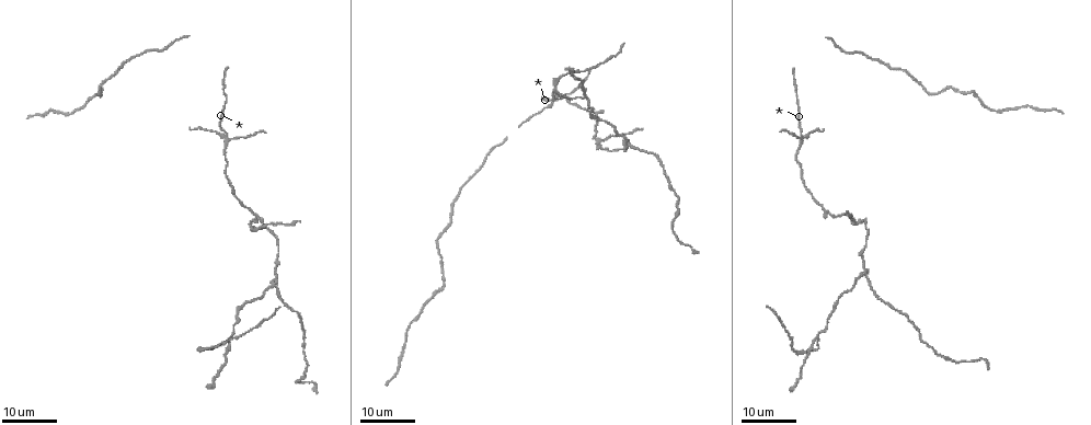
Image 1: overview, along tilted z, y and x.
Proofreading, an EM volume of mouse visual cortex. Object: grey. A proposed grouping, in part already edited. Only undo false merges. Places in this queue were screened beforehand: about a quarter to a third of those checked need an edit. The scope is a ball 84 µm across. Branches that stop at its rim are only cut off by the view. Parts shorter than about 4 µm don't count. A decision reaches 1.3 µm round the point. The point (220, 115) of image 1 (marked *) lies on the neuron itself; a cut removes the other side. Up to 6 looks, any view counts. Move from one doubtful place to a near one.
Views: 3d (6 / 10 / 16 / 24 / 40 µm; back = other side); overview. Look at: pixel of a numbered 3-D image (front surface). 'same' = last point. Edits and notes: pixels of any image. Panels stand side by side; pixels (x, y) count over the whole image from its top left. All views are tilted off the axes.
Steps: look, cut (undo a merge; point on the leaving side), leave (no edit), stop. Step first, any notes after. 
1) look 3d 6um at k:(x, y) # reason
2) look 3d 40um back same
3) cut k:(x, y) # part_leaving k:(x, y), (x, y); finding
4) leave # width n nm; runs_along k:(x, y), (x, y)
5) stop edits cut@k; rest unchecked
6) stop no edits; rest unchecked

look 3d 24um at 1:(229, 138) # a fork

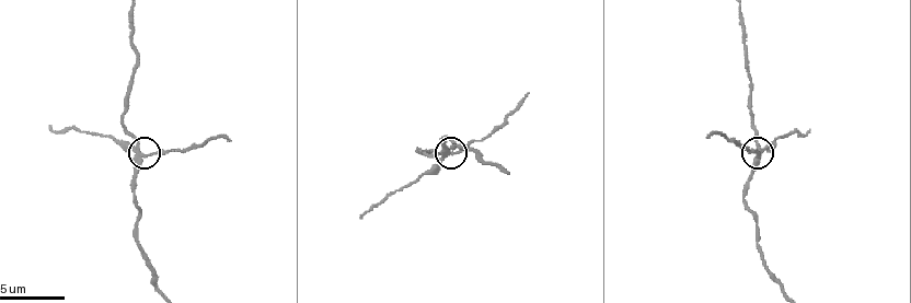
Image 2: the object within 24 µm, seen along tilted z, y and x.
look 3d 10um at 2:(146, 157)

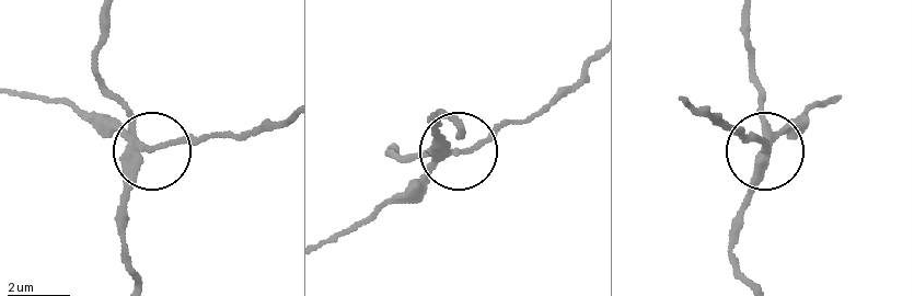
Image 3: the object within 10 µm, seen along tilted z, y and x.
look 3d 6um at 3:(457, 149)

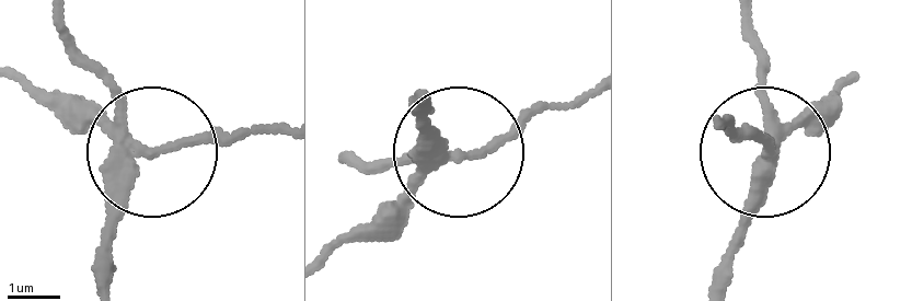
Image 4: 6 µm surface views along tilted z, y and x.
cut 4:(400, 236) # arms 3; part_leaving 4:(428, 171), (334, 240); a second neuron is stuck on

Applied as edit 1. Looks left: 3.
look overview

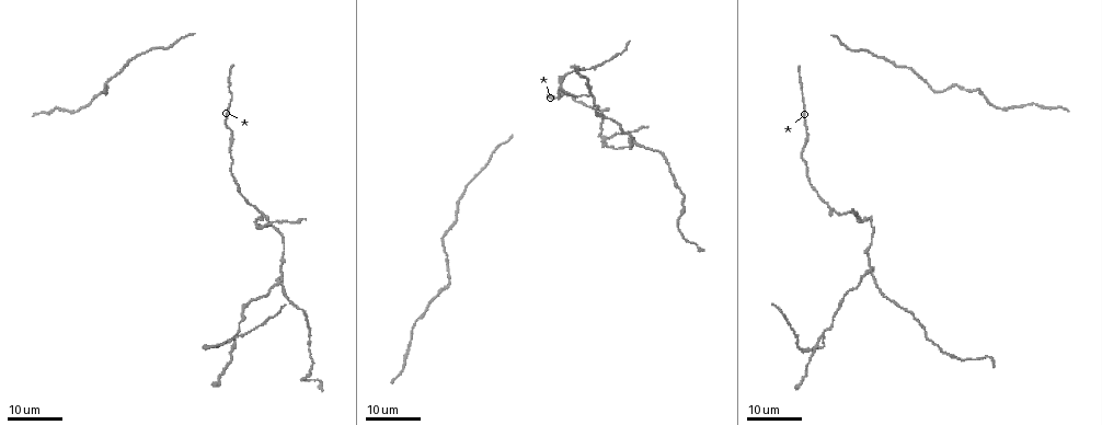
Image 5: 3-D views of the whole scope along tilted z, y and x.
look 3d 16um at 5:(604, 139) # looks like a crossing

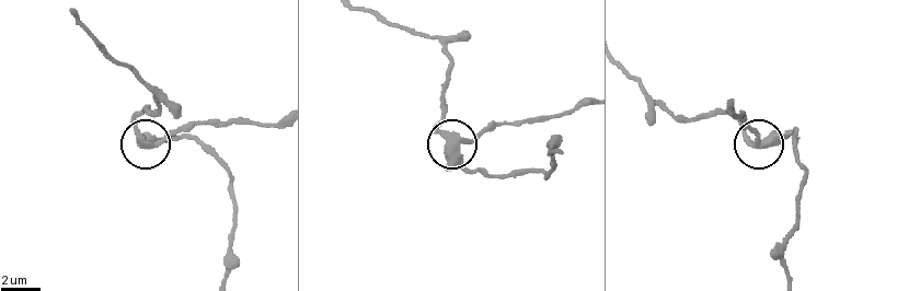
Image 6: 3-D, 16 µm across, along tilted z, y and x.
look 3d 6um at 6:(764, 141)

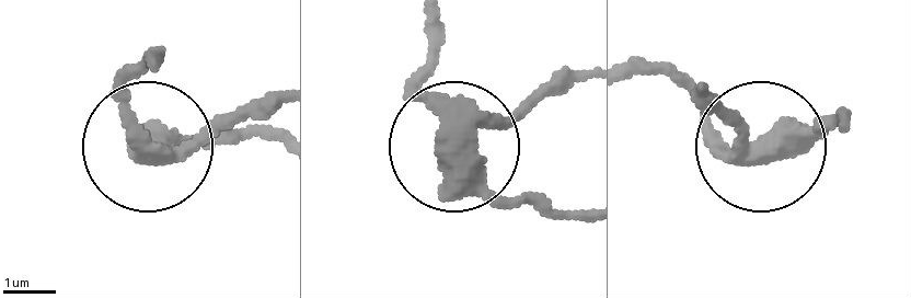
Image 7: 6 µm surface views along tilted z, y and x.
cut 7:(222, 115) # part_leaving 7:(172, 150), (276, 105); a second neuron is stuck on

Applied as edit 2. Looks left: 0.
stop edits cut@4, cut@7; rest unchecked

